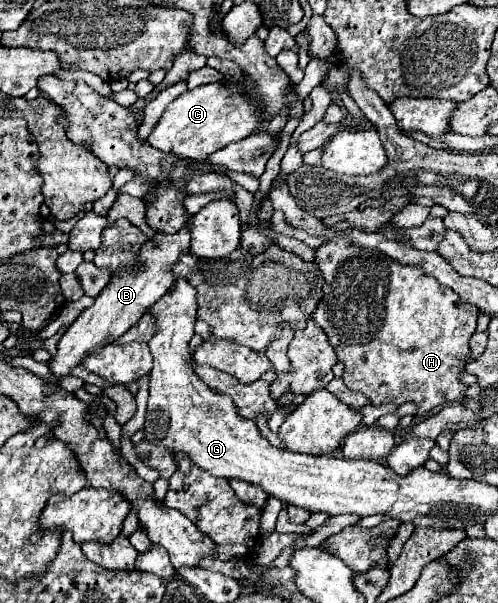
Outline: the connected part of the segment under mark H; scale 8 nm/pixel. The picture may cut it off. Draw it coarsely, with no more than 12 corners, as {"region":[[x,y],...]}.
{"region":[[336,236],[318,248],[344,384],[422,418],[466,396],[480,310]]}

